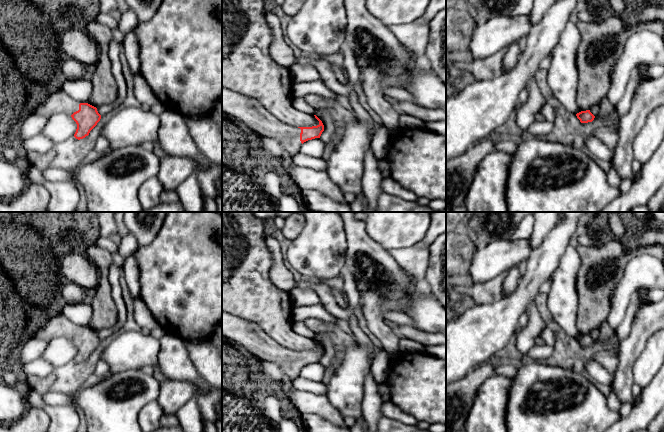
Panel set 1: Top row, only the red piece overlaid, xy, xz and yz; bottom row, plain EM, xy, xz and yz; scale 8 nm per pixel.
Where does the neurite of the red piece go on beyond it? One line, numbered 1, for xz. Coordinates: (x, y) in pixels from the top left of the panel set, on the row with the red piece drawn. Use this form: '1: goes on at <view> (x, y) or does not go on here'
1: goes on at xz (250, 111)

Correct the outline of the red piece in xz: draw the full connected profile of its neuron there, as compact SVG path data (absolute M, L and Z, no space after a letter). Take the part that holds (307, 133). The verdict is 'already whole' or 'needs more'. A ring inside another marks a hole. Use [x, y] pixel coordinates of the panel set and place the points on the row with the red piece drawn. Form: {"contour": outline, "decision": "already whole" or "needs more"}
{"contour": "M223 87L222 115L243 122L259 135L275 138L291 157L299 153L304 142L320 138L324 131L316 115L317 126L294 127L277 119L258 100Z", "decision": "needs more"}

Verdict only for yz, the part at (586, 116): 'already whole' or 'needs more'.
already whole

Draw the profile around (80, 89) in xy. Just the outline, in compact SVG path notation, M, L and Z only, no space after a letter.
M84 78L67 79L62 86L62 90L71 98L79 103L88 104L90 104L92 89L91 82Z

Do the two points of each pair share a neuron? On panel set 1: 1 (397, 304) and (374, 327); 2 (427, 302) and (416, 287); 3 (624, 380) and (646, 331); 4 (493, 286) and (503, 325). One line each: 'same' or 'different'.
1: same
2: different
3: same
4: different

